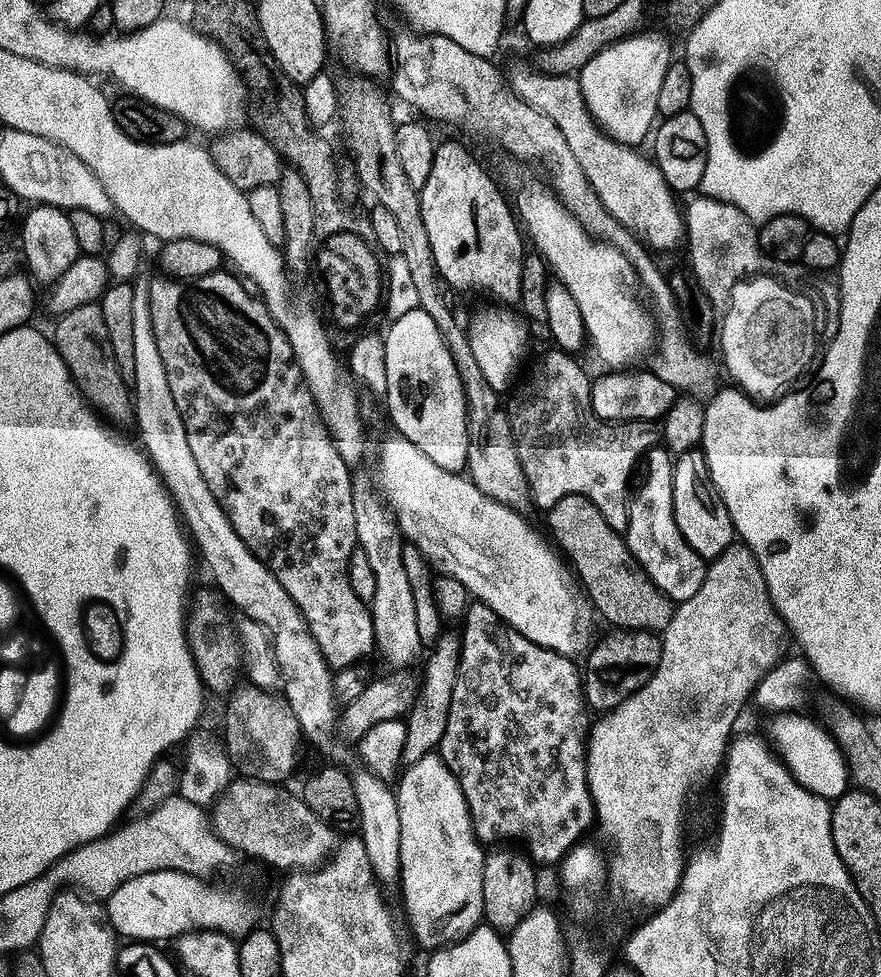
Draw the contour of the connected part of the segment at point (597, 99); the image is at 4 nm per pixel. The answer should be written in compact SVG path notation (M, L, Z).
M647 32L631 34L603 48L578 73L580 89L584 91L590 114L620 144L640 146L652 123L658 120L658 90L674 59L671 42L656 32Z

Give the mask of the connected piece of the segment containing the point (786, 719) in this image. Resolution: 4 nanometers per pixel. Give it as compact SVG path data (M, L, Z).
M795 711L776 714L768 724L767 739L774 745L777 756L783 760L790 774L803 788L810 790L823 800L834 802L843 792L849 791L848 767L844 755L823 723L811 720L808 716L800 716Z

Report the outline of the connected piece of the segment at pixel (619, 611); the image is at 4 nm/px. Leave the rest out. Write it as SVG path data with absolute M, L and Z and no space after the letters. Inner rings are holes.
M563 496L553 508L547 509L546 516L551 539L570 564L572 559L575 575L578 580L580 575L579 583L582 588L584 583L583 591L591 607L600 611L602 619L609 620L616 630L664 633L666 626L670 626L673 600L660 593L643 568L628 565L630 557L625 537L609 526L608 519L589 504L585 496Z

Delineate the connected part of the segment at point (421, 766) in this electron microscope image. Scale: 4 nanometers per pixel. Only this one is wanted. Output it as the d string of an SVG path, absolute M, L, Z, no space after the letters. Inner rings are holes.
M436 752L426 754L426 758L418 758L418 762L407 765L399 773L398 781L400 785L395 785L396 805L398 806L398 822L400 823L400 879L398 887L404 891L404 908L408 911L408 924L412 927L412 932L416 935L416 940L427 950L443 948L446 944L454 944L461 940L463 936L469 936L476 928L481 927L484 919L483 898L482 898L482 876L483 864L485 860L485 849L479 840L476 839L472 829L472 819L470 810L466 806L466 798L462 794L462 786L458 786L458 778L454 778L452 771L446 766L446 762Z

